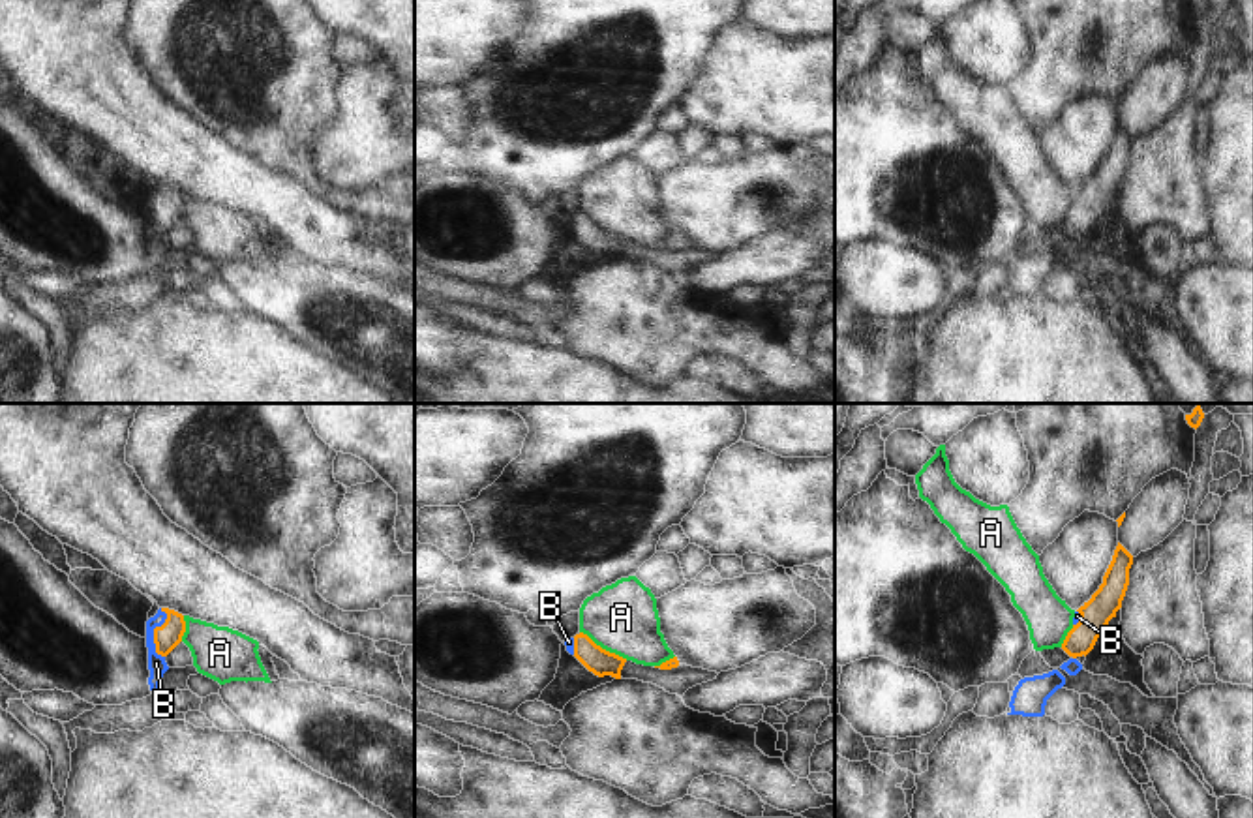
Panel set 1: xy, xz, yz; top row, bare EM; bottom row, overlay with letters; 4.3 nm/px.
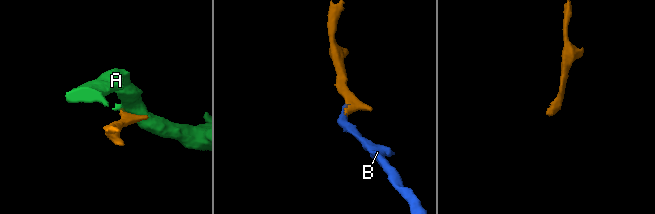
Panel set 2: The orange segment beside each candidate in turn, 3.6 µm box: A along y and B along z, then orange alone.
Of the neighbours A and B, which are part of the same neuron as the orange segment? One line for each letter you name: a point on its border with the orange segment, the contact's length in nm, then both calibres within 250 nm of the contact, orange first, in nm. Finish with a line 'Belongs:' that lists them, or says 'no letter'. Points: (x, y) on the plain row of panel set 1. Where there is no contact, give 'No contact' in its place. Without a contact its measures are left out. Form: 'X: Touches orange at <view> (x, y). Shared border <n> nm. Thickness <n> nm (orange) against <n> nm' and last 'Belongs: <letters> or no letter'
B: Touches orange at xy (154, 212). Shared border 220 nm. Thickness 110 nm (orange) against 80 nm
Belongs: B

